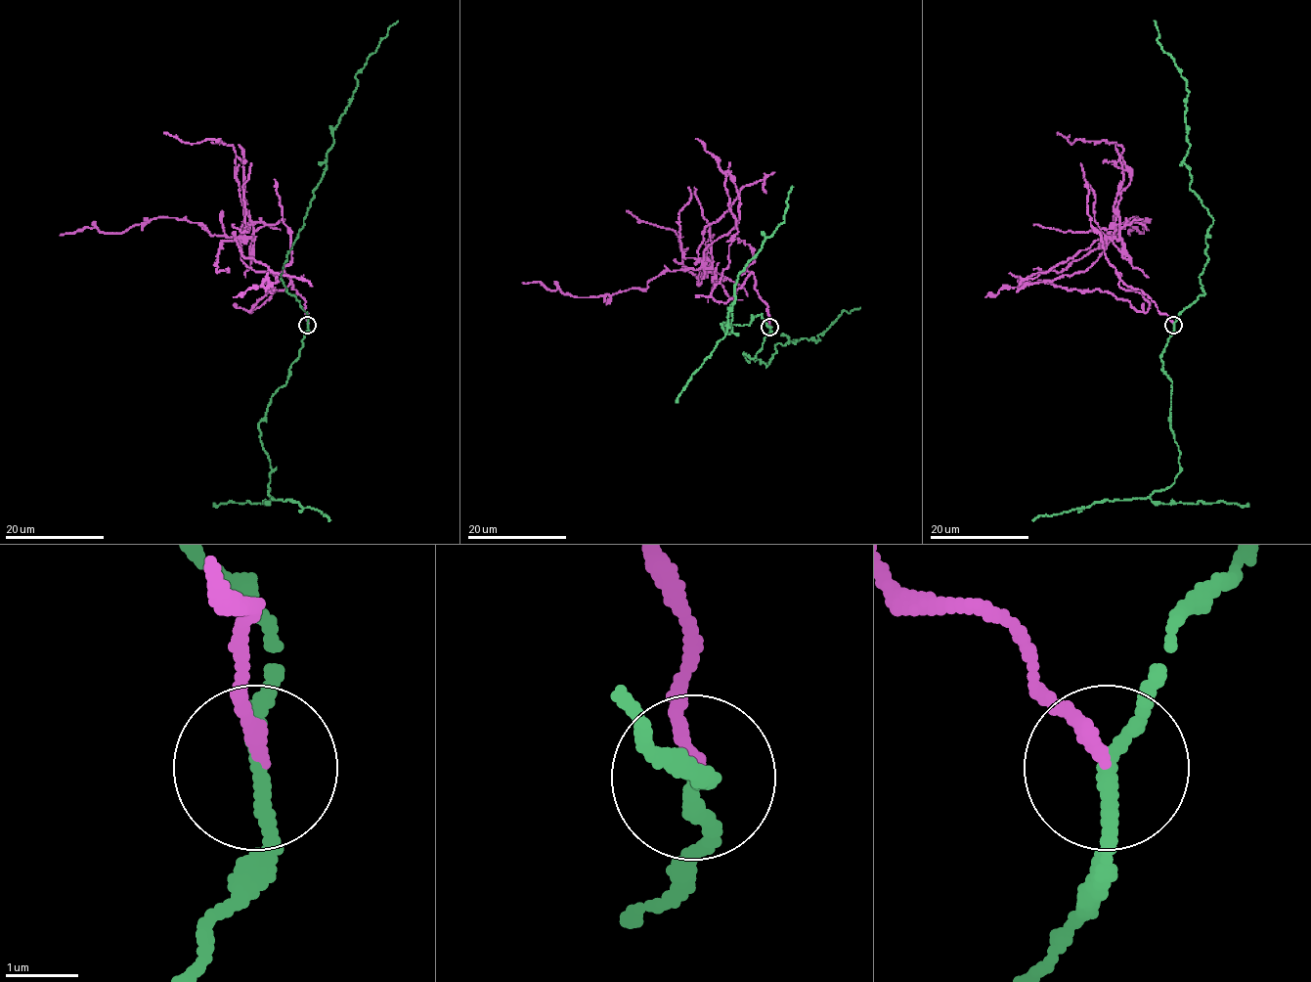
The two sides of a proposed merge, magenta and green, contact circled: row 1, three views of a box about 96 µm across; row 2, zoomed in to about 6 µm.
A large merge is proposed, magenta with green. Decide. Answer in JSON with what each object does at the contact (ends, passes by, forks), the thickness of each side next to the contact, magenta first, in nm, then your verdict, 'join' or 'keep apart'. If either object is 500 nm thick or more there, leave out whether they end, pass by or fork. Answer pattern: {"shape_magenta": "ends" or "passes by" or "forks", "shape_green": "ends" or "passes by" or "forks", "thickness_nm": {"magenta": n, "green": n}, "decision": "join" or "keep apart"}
{"shape_magenta": "ends", "shape_green": "passes by", "thickness_nm": {"magenta": 180, "green": 180}, "decision": "keep apart"}

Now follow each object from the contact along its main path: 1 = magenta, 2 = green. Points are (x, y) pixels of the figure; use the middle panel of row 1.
1: (769, 327), (754, 274), (710, 294), (737, 232), (727, 172), (738, 221), (698, 269), (594, 297), (522, 283)
2: (769, 327), (754, 358), (744, 353), (747, 360), (765, 367), (778, 343), (815, 341), (860, 307)

